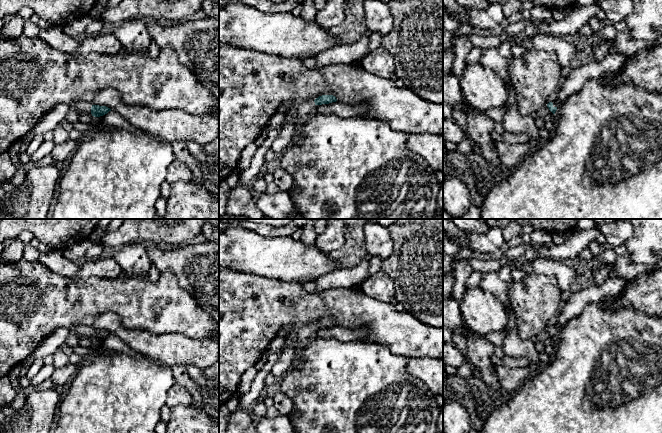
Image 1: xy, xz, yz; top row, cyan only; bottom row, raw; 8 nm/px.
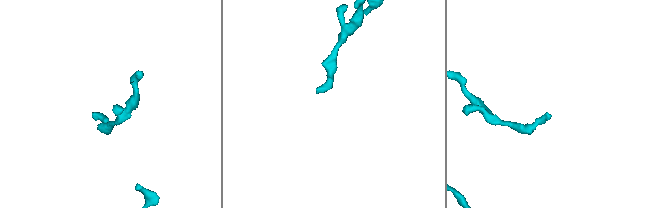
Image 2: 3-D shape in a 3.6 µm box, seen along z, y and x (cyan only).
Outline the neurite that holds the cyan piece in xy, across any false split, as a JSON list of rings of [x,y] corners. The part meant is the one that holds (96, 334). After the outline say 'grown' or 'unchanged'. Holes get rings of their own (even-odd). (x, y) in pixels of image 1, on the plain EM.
[[[89,323],[78,324],[71,331],[80,338],[87,337],[94,341],[103,340],[111,335],[111,333],[106,330],[92,329]]]; grown

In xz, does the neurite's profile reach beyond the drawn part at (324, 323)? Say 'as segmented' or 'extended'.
extended

